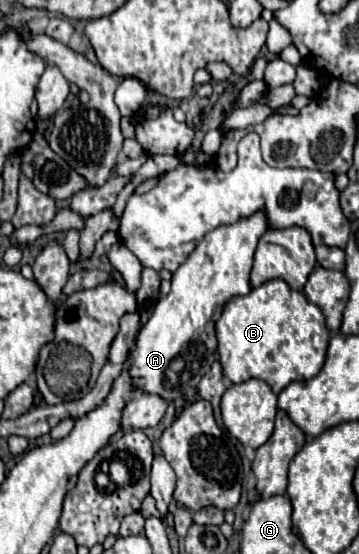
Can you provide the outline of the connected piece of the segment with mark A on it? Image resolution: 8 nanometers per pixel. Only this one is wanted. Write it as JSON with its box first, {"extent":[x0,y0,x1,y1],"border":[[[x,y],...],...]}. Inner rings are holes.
{"extent":[128,213,268,407],"border":[[[264,213],[240,219],[234,225],[216,227],[204,235],[192,255],[178,267],[172,275],[170,293],[156,301],[130,355],[128,373],[134,391],[160,395],[174,407],[192,399],[194,387],[216,361],[218,341],[214,335],[214,323],[218,321],[224,303],[236,295],[248,295],[252,289],[252,259],[266,227],[268,221]]]}

